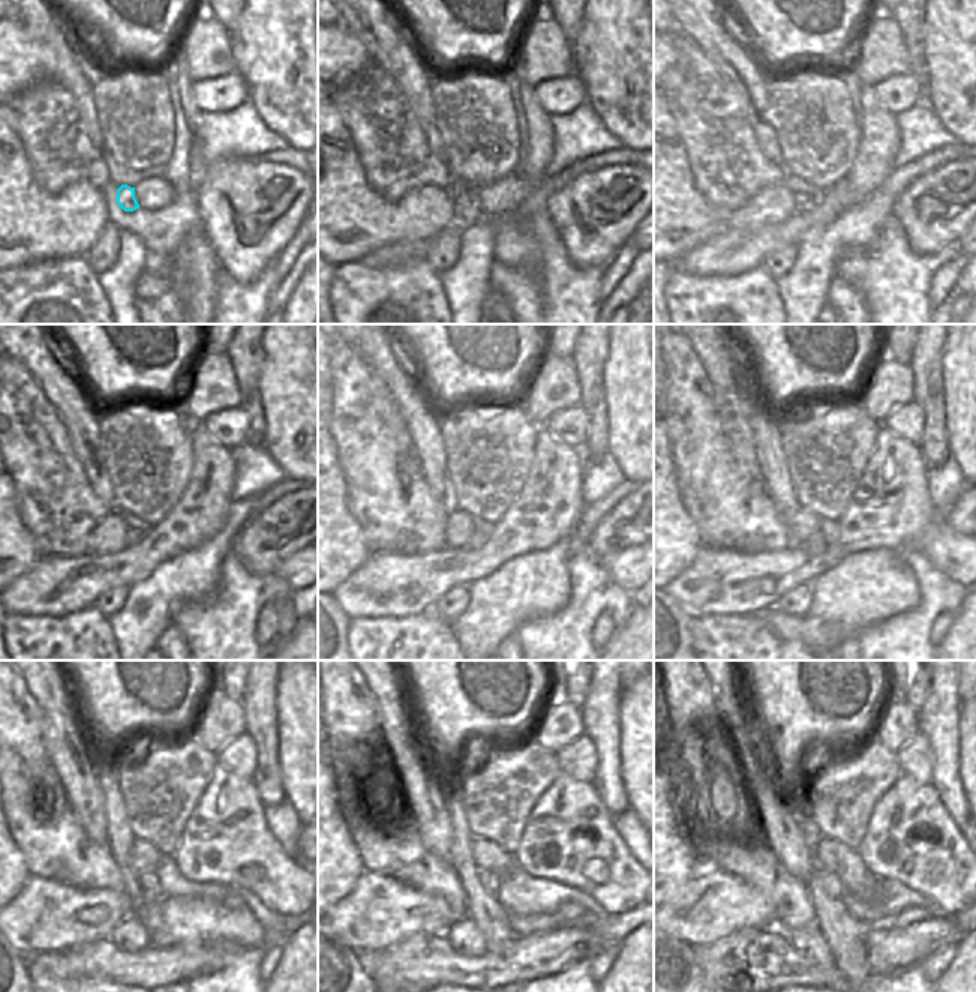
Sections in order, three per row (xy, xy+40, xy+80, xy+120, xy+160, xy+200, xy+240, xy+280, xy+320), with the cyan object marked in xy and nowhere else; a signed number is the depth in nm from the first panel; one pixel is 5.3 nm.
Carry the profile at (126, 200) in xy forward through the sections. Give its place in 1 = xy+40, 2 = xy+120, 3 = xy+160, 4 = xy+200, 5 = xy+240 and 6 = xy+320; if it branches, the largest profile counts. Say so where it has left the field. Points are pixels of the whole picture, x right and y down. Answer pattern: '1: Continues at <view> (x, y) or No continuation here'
1: Continues at xy+40 (467, 200)
2: Continues at xy+120 (132, 536)
3: Continues at xy+160 (483, 530)
4: Continues at xy+200 (820, 539)
5: Continues at xy+240 (149, 881)
6: Continues at xy+320 (828, 881).

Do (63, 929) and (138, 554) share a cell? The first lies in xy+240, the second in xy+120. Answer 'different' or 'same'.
same

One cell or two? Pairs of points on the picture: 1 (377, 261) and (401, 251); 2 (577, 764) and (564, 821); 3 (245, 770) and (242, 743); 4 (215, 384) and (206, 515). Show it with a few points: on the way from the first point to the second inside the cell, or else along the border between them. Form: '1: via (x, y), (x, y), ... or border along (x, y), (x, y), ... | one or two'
1: via (383, 258), (395, 255) | one
2: border along (561, 772), (589, 782) | two
3: via (242, 764), (242, 749) | one
4: border along (189, 420), (203, 422) | two

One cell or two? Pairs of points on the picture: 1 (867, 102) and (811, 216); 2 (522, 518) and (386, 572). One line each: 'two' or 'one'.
1: one
2: one

